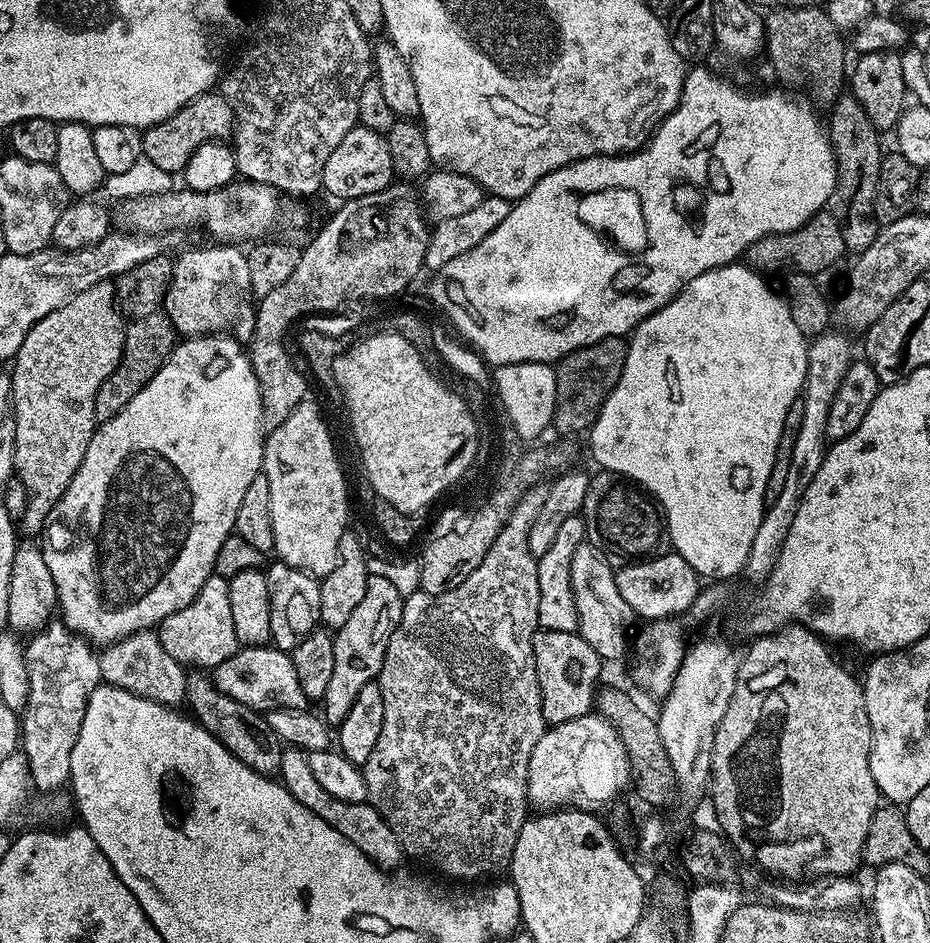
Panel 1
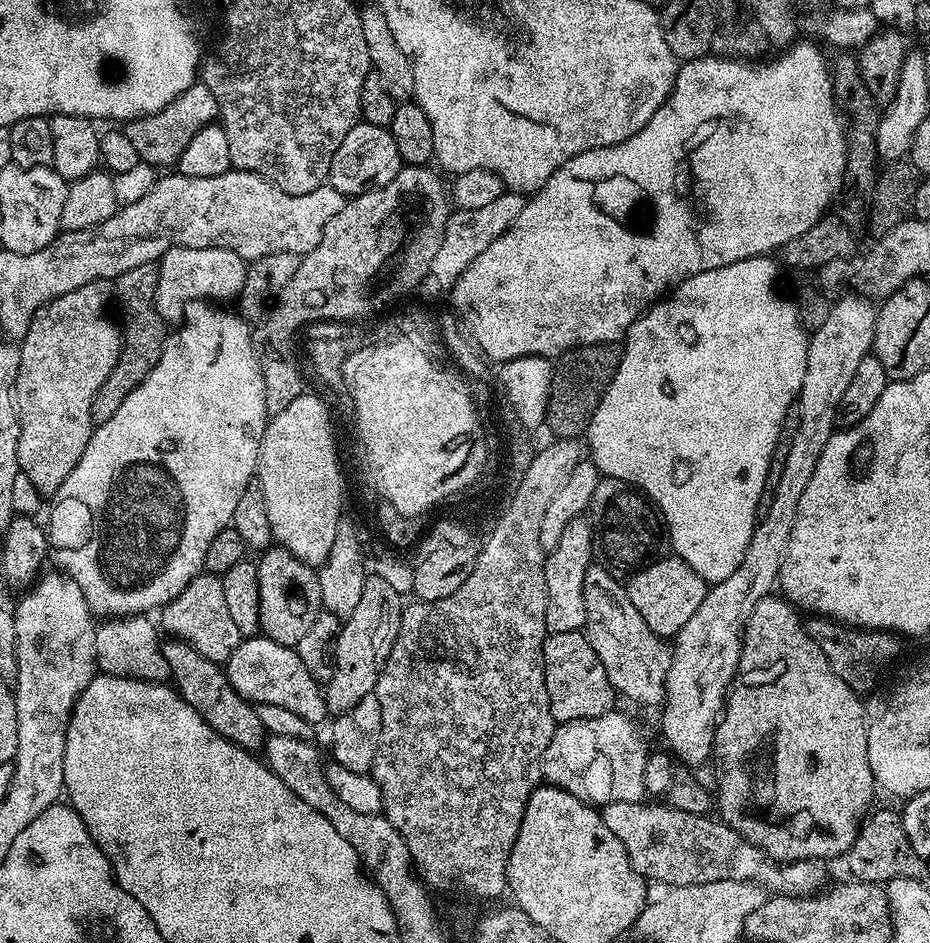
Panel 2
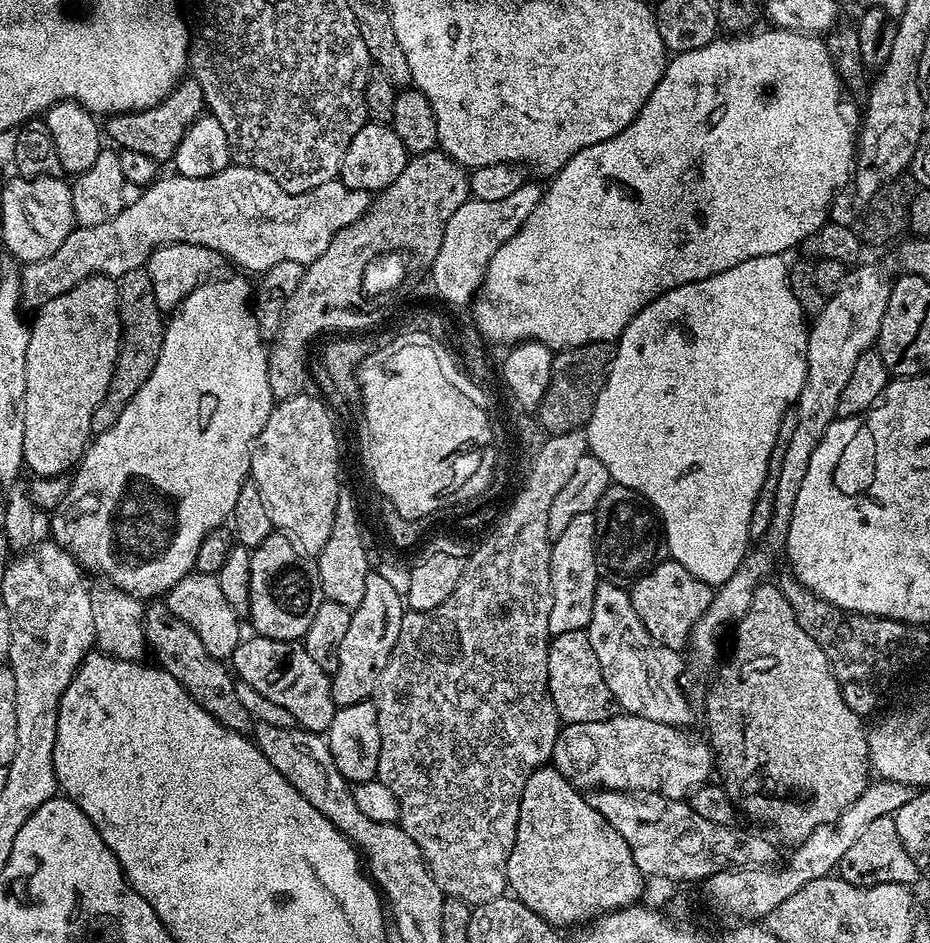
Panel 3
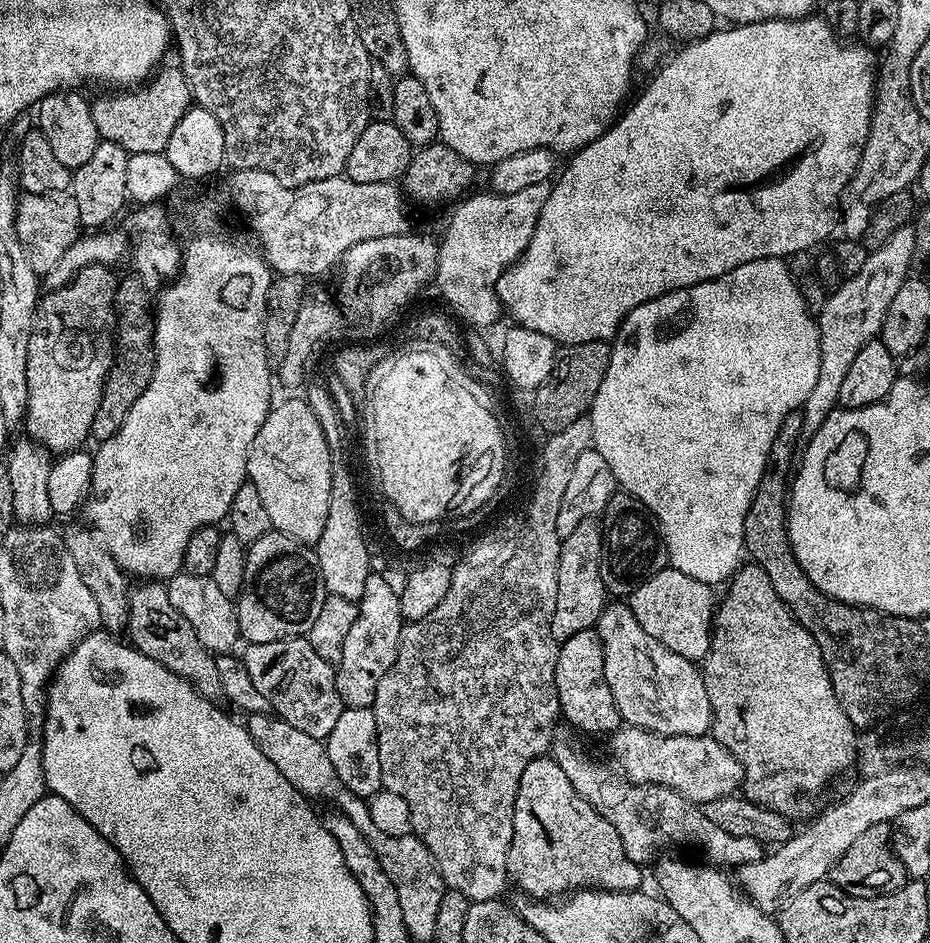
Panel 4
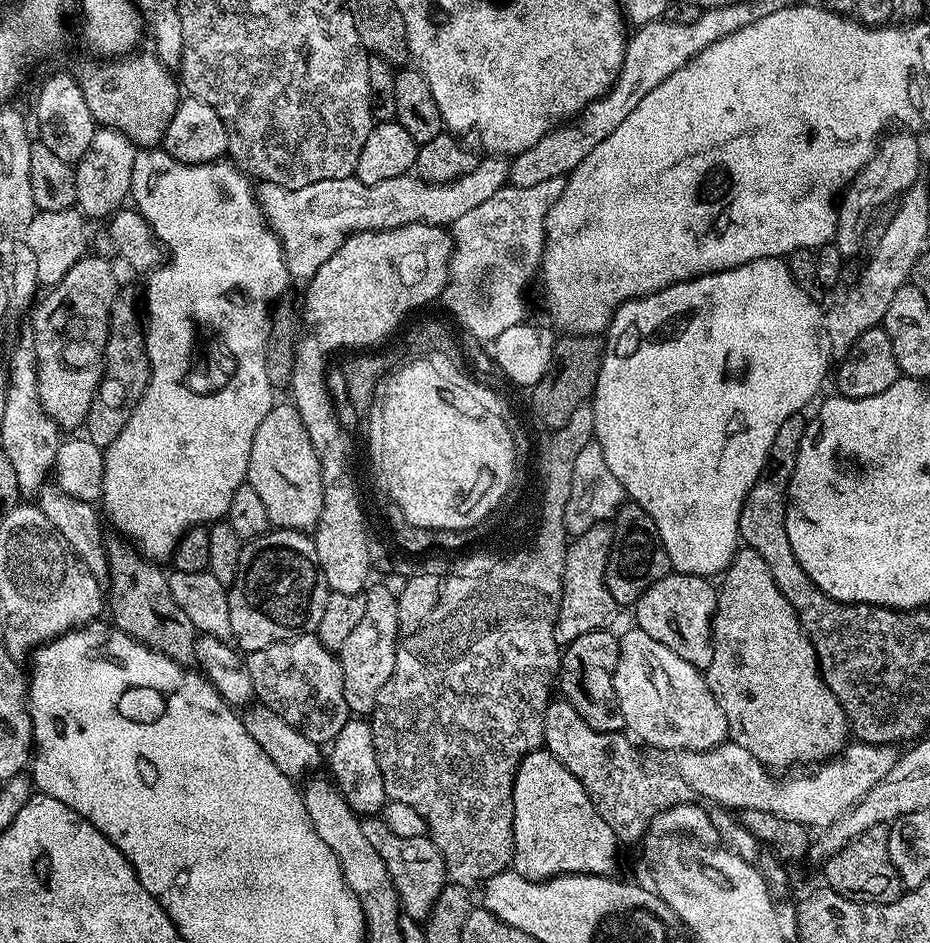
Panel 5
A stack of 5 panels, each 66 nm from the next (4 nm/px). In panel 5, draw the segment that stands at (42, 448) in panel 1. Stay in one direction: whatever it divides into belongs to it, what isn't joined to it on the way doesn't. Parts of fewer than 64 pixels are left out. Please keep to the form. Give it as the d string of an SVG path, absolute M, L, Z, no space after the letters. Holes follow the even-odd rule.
M86 254L64 277L47 289L48 297L35 305L36 313L32 316L32 337L30 343L36 352L36 369L38 370L38 398L53 422L65 429L83 425L88 416L90 406L94 402L94 394L100 385L104 373L104 351L108 341L108 323L112 313L112 303L118 291L116 272L112 264L104 256Z

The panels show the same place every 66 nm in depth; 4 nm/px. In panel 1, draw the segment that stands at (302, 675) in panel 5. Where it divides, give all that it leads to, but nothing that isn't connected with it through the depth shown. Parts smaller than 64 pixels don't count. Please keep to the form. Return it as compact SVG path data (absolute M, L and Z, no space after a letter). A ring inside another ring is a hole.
M275 646L241 647L214 669L214 683L219 692L234 698L234 702L242 702L242 706L250 706L261 714L274 710L305 710L310 704L302 690L302 682L298 680L298 670L294 670L291 655Z

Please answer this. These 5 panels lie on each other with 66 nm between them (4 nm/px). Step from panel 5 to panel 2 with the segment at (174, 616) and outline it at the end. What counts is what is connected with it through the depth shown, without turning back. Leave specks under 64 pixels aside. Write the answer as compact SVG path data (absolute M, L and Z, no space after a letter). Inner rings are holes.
M168 638L163 641L164 657L168 663L168 671L174 687L180 697L222 738L237 744L242 750L256 754L263 749L269 735L262 726L262 718L258 718L256 709L250 700L243 700L230 686L227 671L221 665L210 662L210 658L202 658L194 646L190 646L184 640Z

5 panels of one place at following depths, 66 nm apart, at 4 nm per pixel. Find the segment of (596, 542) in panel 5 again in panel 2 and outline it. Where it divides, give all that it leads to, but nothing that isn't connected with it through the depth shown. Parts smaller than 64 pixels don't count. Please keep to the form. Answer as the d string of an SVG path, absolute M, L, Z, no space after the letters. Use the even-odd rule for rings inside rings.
M587 515L566 522L566 530L562 530L562 538L558 538L558 546L547 553L546 566L546 626L549 633L579 632L586 622L586 602L584 601L584 583L586 570L594 560L592 543L592 521Z

